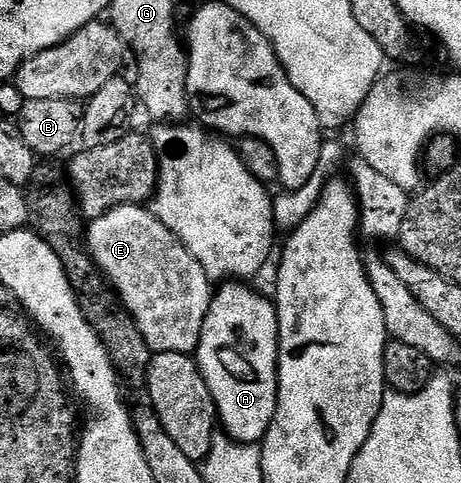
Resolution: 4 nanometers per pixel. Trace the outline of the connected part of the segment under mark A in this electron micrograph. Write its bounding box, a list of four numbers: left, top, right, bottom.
[195,283,277,445]

